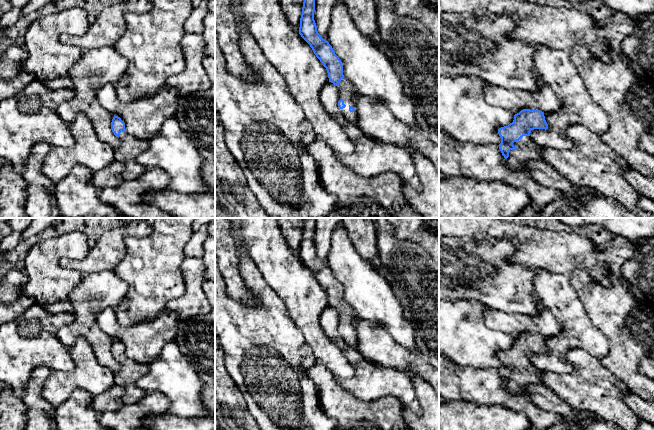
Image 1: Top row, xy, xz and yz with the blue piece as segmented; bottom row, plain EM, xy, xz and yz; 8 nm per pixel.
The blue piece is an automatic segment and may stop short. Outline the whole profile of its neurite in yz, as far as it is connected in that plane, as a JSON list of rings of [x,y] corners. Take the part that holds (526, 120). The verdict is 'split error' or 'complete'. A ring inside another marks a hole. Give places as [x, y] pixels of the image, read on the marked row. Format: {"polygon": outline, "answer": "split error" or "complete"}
{"polygon": [[[530,109],[521,110],[512,123],[498,129],[501,137],[498,146],[508,167],[526,172],[529,161],[542,158],[542,147],[530,136],[534,129],[546,130],[548,124],[542,111]]], "answer": "split error"}

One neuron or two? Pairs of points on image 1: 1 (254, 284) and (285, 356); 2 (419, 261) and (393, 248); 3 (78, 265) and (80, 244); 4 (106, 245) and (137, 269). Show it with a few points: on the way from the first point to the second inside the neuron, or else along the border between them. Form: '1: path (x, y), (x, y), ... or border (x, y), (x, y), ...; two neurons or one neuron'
1: path (267, 302), (267, 338); one neuron
2: path (413, 261), (406, 261), (399, 254); one neuron
3: border (90, 249), (81, 259), (63, 257), (58, 263); two neurons
4: border (129, 235), (124, 239), (126, 254), (113, 270); two neurons

